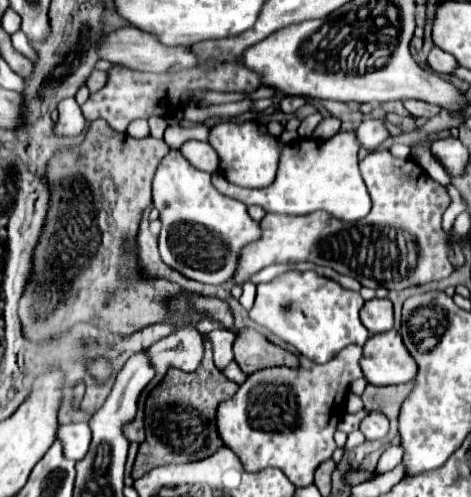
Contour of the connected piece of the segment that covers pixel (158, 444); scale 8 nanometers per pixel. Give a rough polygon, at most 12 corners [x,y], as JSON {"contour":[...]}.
{"contour":[[205,349],[145,401],[131,477],[223,447],[215,411],[239,389]]}

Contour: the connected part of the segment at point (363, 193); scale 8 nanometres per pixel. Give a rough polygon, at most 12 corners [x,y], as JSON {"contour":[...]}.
{"contour":[[355,131],[281,145],[275,181],[225,197],[267,213],[371,211]]}

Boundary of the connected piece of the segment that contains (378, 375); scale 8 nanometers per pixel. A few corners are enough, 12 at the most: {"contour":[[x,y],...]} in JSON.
{"contour":[[395,329],[371,335],[359,365],[371,385],[409,383],[417,365]]}

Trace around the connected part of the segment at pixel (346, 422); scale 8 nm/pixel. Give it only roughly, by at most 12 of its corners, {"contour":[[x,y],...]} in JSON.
{"contour":[[367,411],[346,414],[337,425],[337,430],[349,434],[358,430]]}

